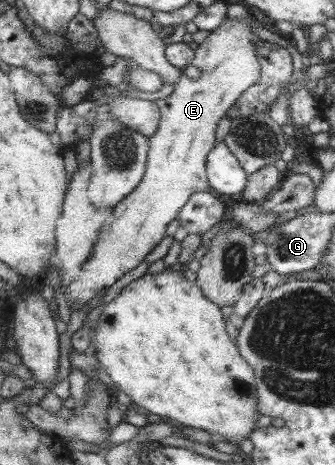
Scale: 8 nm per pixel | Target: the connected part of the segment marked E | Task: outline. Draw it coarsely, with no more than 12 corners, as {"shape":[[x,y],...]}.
{"shape":[[225,17],[156,102],[147,173],[69,283],[86,301],[213,191],[216,121],[259,81],[259,40]]}

